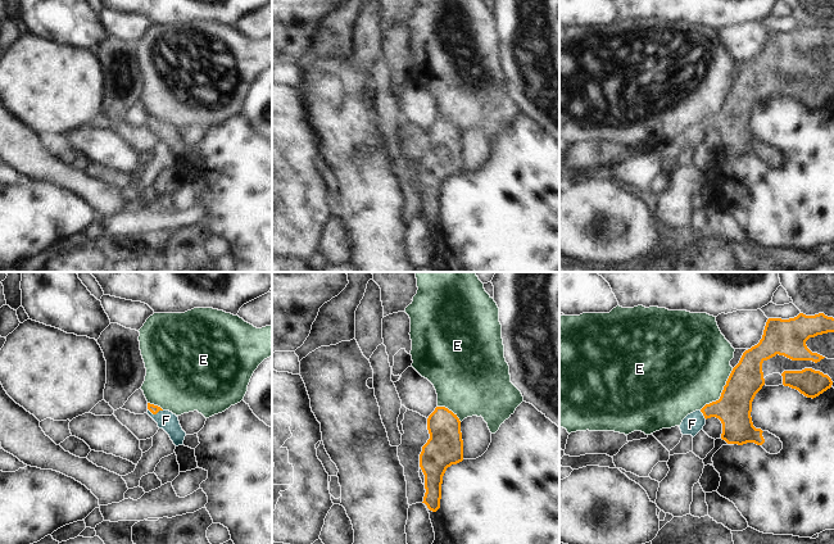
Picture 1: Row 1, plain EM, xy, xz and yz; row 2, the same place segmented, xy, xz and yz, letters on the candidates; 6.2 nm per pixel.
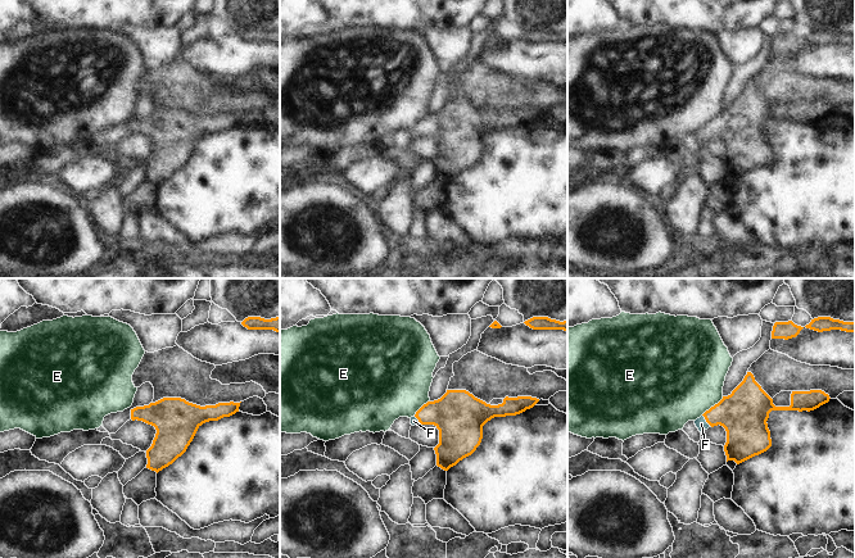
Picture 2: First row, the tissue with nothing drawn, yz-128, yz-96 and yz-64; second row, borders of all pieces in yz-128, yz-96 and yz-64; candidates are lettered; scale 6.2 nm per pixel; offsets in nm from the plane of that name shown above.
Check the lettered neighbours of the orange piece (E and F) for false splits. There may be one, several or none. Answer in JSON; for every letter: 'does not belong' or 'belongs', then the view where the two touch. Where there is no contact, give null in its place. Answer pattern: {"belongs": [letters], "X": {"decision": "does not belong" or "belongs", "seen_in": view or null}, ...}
{"belongs": ["F"], "E": {"decision": "does not belong", "seen_in": "yz"}, "F": {"decision": "belongs", "seen_in": "xy"}}

